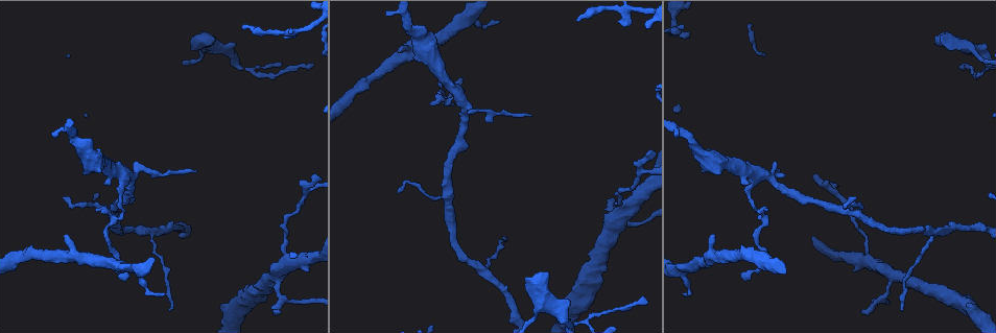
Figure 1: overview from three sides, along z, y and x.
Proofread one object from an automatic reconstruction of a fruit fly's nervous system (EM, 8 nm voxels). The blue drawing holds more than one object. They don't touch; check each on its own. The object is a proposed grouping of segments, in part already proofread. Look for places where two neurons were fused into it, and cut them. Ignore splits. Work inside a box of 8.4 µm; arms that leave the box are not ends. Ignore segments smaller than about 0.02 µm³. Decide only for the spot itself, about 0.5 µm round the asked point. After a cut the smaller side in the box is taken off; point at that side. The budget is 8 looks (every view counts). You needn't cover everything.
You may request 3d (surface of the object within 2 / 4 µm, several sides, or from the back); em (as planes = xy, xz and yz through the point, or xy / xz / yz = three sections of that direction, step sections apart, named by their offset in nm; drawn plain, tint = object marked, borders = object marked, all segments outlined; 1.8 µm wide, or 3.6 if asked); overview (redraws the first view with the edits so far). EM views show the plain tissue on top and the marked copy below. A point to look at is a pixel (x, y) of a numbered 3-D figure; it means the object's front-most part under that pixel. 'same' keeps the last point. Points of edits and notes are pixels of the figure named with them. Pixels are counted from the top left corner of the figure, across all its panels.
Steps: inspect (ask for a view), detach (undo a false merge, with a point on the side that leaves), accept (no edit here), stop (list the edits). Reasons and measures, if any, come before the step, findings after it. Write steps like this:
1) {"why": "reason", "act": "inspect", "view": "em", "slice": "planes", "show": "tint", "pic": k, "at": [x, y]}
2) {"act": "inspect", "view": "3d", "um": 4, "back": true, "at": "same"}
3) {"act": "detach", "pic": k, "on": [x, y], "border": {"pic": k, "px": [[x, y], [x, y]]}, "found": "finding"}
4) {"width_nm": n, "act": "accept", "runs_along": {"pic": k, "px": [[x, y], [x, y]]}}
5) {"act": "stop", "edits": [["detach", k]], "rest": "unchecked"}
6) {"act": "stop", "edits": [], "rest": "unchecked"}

{"why": "abrupt turn", "act": "inspect", "view": "em", "slice": "planes", "show": "tint", "pic": 1, "at": [113, 222]}

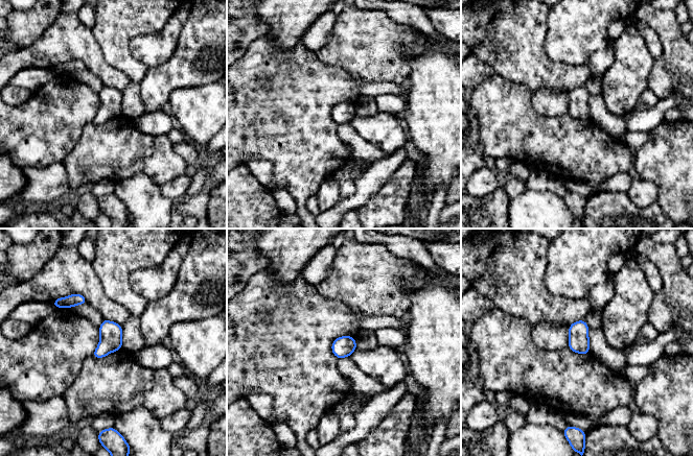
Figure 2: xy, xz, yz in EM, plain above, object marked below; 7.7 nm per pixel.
{"act": "accept", "found": "continuous, no second neuron"}

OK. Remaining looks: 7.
{"why": "calibre changes", "act": "inspect", "view": "3d", "um": 2, "pic": 1, "at": [886, 297]}

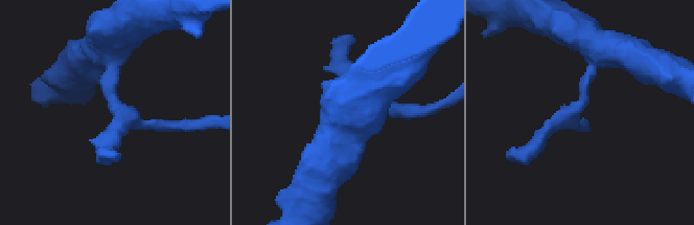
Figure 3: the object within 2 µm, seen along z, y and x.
{"act": "inspect", "view": "em", "slice": "planes", "show": "tint", "pic": 3, "at": [117, 109]}

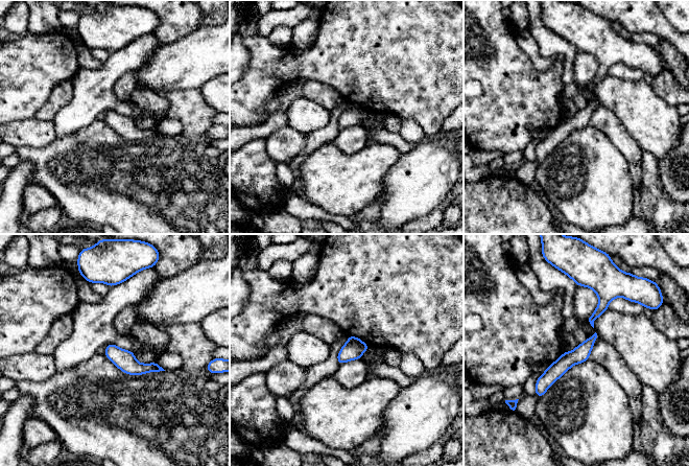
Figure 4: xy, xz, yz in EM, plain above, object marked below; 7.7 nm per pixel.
{"act": "accept", "found": "all the same neuron"}

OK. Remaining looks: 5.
{"why": "sudden change in width", "act": "inspect", "view": "3d", "um": 4, "pic": 1, "at": [72, 132]}

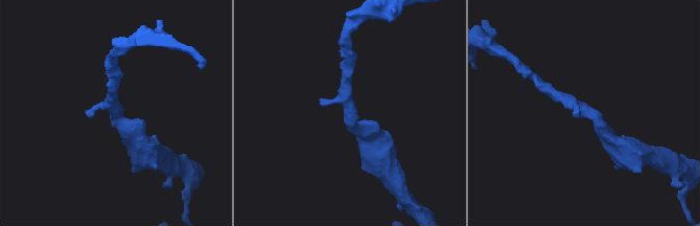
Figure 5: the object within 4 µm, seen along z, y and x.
{"act": "inspect", "view": "em", "slice": "planes", "show": "tint", "pic": 5, "at": [114, 112]}

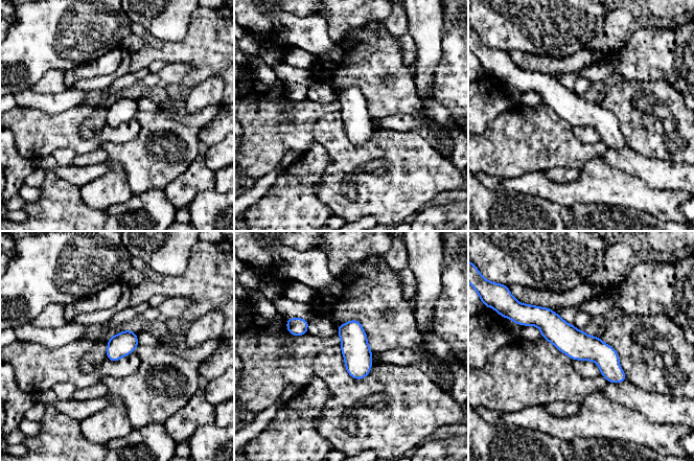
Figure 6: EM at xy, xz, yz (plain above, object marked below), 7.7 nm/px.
{"width_nm": 180, "act": "accept", "found": "all the same neuron"}

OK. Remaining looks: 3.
{"act": "stop", "edits": [], "rest": "unchecked"}

